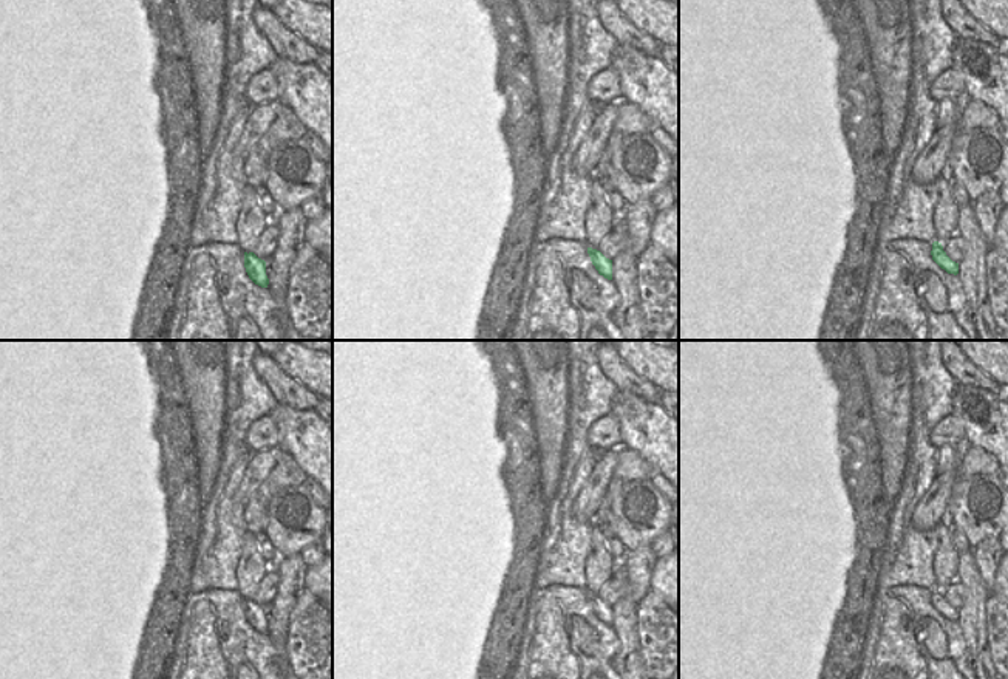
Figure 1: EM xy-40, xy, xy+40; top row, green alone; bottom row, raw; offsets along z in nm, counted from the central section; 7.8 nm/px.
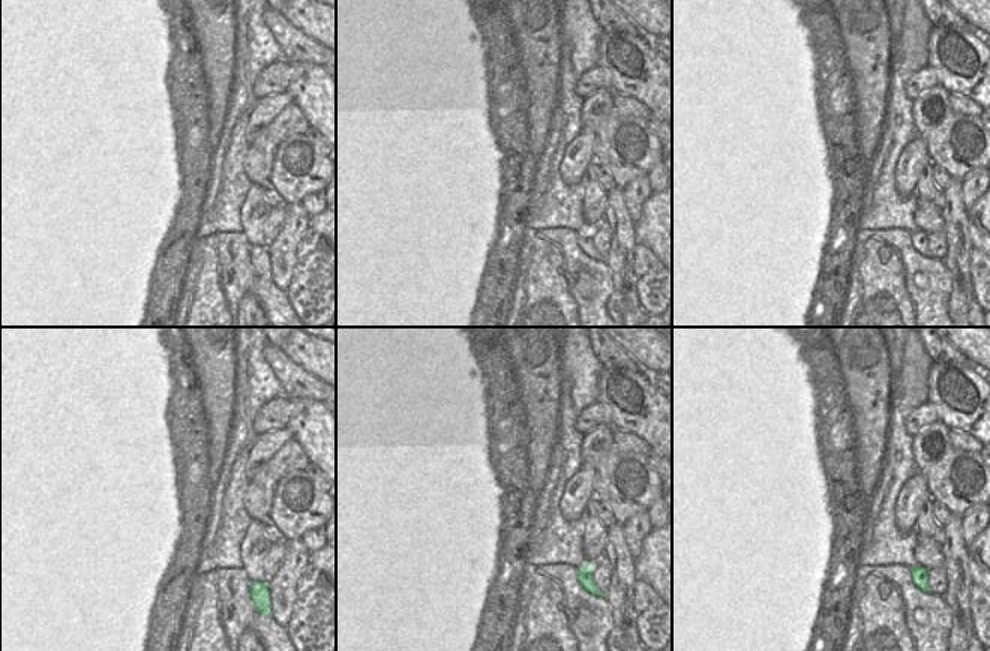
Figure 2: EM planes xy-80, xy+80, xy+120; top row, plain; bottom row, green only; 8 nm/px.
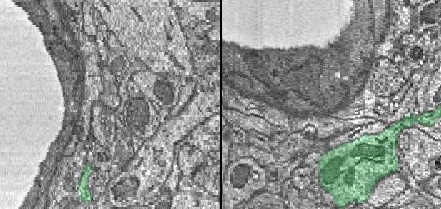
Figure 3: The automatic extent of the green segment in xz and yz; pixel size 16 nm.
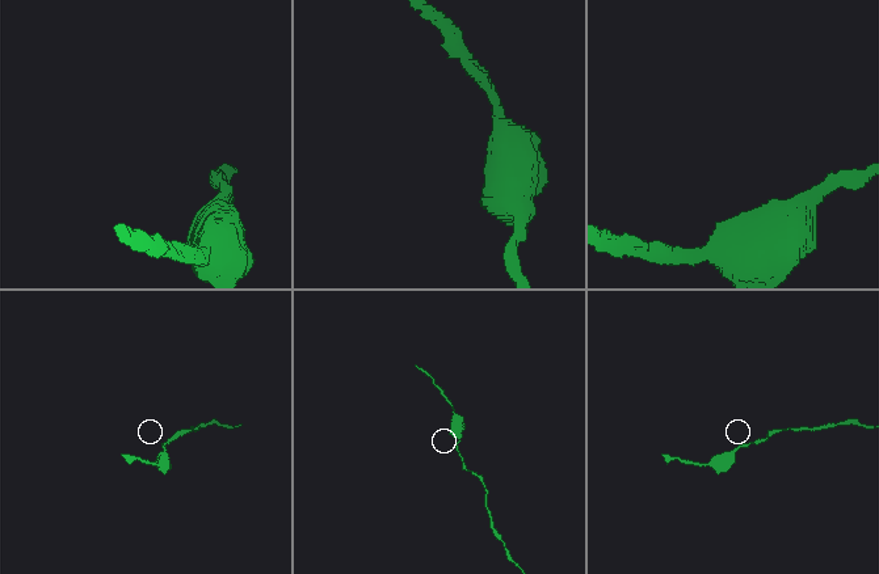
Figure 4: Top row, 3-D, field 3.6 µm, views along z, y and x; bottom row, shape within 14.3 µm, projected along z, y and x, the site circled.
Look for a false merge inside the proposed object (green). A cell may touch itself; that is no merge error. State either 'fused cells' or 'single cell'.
single cell

